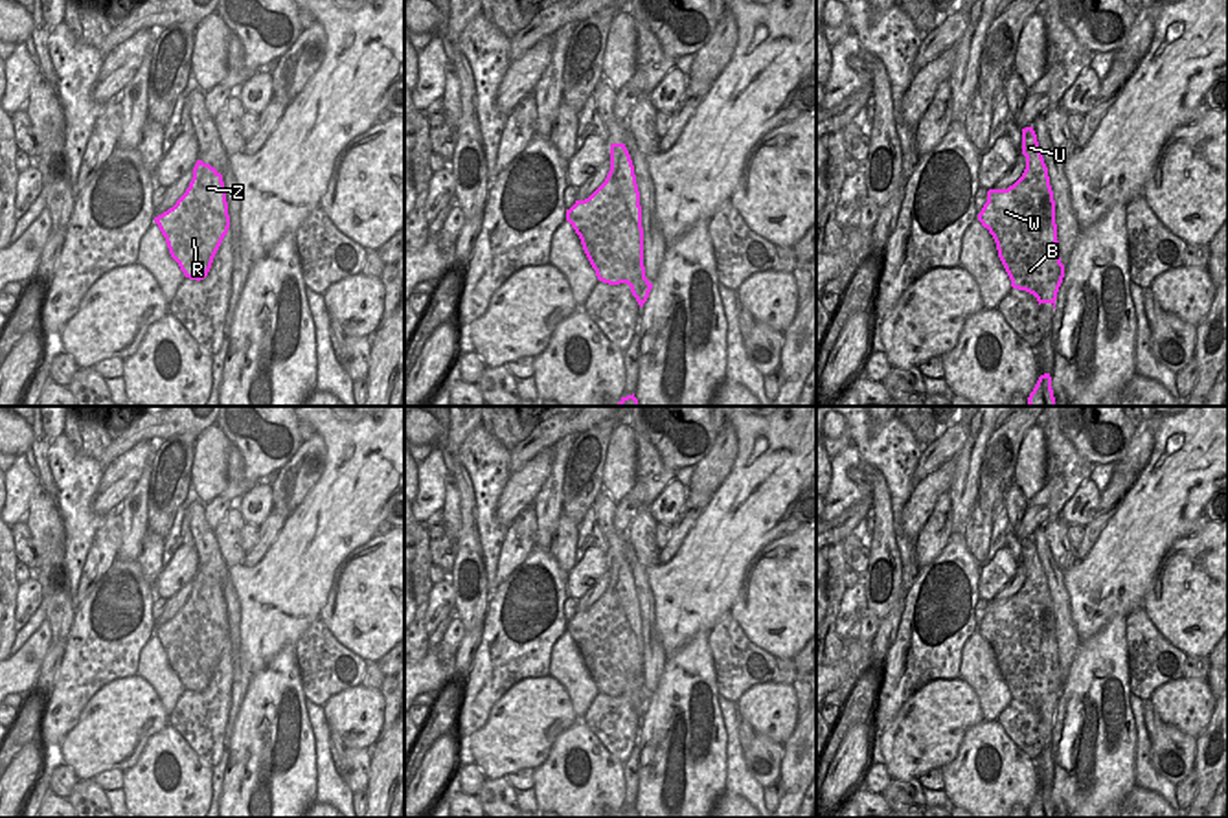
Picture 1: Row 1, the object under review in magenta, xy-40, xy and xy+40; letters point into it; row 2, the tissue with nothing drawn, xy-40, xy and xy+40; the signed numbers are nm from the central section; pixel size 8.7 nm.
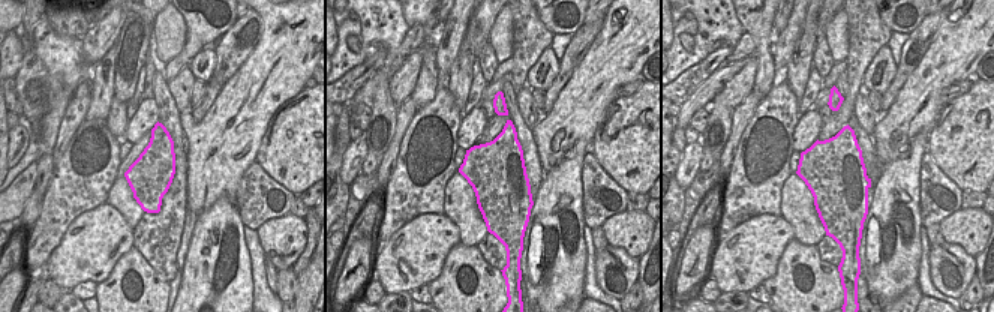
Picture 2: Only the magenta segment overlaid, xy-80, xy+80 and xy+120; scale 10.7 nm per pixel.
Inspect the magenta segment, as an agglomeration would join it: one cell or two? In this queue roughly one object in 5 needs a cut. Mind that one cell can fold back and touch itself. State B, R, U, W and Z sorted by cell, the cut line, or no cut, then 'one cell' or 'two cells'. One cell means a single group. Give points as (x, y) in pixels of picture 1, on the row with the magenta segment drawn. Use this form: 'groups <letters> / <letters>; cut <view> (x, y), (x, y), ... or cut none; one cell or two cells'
groups B R U W Z; cut none; one cell

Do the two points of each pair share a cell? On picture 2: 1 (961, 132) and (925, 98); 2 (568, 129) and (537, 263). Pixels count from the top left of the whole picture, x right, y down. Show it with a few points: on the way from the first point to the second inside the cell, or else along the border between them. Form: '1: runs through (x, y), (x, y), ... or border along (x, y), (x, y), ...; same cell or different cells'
1: border along (943, 105), (930, 134); different cells
2: border along (562, 161), (546, 171); different cells

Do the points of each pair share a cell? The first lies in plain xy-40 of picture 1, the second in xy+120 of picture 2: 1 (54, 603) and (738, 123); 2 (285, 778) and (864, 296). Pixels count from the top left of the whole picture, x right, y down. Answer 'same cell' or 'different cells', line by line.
1: different cells
2: different cells

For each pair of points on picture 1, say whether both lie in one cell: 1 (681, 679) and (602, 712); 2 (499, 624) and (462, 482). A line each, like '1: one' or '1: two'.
1: two
2: two

